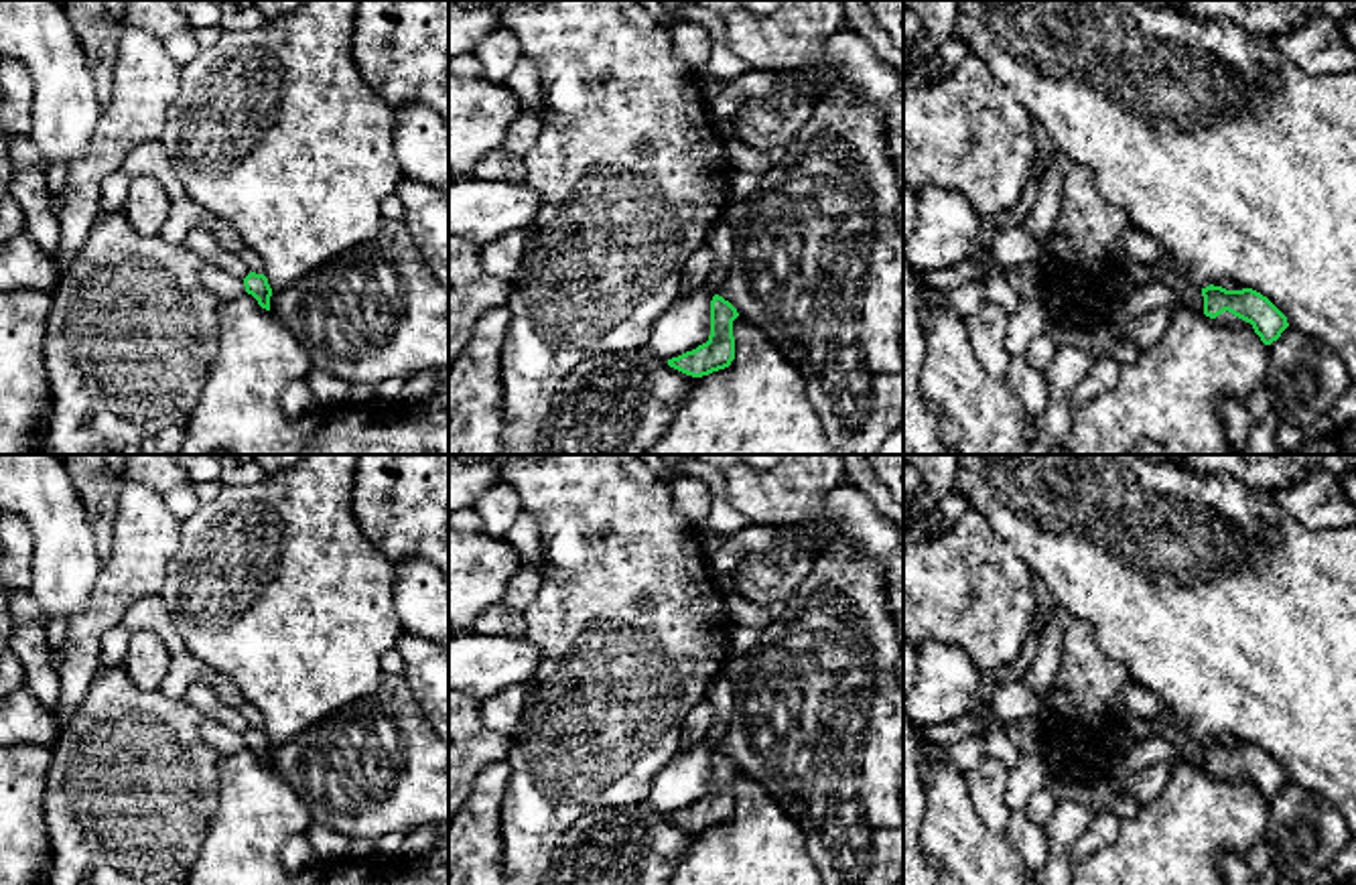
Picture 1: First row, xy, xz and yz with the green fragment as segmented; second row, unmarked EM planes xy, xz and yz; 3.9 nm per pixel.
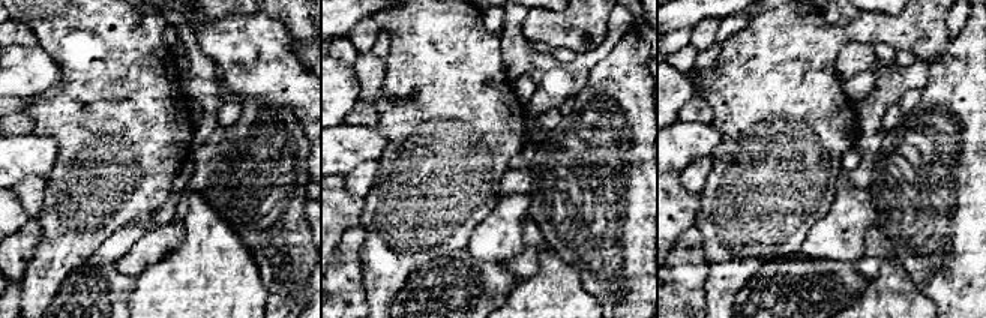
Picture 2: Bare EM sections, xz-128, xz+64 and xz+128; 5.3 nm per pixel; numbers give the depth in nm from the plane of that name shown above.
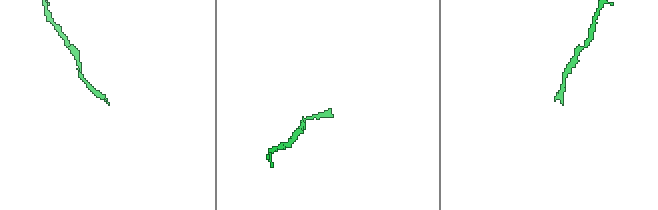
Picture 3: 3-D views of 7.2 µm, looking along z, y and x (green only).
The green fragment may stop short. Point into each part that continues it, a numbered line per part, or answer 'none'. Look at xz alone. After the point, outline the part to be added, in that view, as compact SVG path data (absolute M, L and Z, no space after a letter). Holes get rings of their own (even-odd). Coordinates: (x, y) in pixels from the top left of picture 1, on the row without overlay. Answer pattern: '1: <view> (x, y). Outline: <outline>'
none

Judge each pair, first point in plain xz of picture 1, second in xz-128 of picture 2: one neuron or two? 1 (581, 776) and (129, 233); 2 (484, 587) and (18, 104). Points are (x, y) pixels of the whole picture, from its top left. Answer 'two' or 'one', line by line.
1: two
2: two

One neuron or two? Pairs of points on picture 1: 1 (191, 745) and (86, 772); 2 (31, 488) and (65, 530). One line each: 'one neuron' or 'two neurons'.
1: one neuron
2: one neuron

